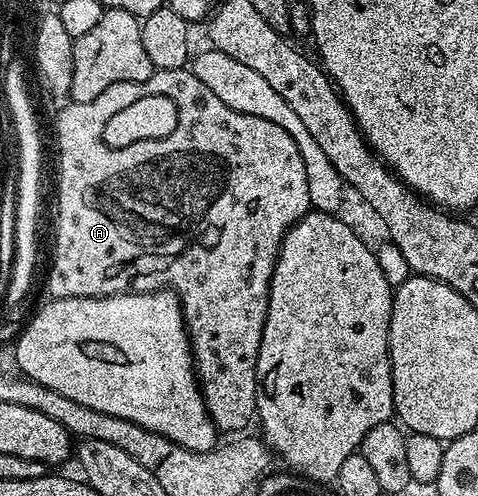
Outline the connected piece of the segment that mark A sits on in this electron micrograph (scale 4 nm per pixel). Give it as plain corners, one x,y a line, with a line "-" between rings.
178,67
178,68
177,68
177,69
173,69
173,70
172,70
172,71
160,71
160,70
156,70
156,71
155,71
155,72
154,72
154,73
153,73
153,74
151,74
151,76
150,76
150,77
148,77
148,78
147,78
147,79
146,79
146,80
145,80
145,81
121,81
121,82
120,82
120,83
118,83
118,84
117,84
117,85
109,85
109,89
105,89
105,93
101,93
101,94
100,94
100,95
99,95
99,96
97,96
97,97
93,97
93,101
85,101
85,102
84,102
84,103
73,103
73,102
68,102
68,103
67,103
67,104
66,104
66,106
67,106
67,107
63,107
63,108
61,108
61,109
60,109
60,111
59,111
59,116
57,116
57,117
56,117
56,119
55,119
55,143
56,143
56,145
57,145
57,146
59,146
59,216
57,216
57,217
56,217
56,219
55,219
55,256
53,256
53,257
52,257
52,259
51,259
51,272
49,272
49,273
48,273
48,275
47,275
47,291
48,291
48,293
49,293
49,294
48,294
48,296
50,296
50,298
51,298
51,299
92,299
92,298
93,298
93,297
101,297
101,296
103,296
103,295
122,295
122,294
124,294
124,293
138,293
138,292
141,292
141,291
161,291
161,290
164,290
164,289
170,289
170,290
172,290
172,291
174,291
174,292
175,292
175,294
176,294
176,295
178,295
178,297
179,297
179,307
180,307
180,308
181,308
181,310
182,310
182,311
183,311
183,326
184,326
184,327
186,327
186,328
187,328
187,337
188,337
188,339
190,339
190,340
191,340
191,355
192,355
192,357
193,357
193,358
195,358
195,374
196,374
196,375
198,375
198,376
199,376
199,385
200,385
200,387
202,387
202,388
203,388
203,399
204,399
204,400
205,400
205,401
206,401
206,403
207,403
207,411
208,411
208,412
210,412
210,414
211,414
211,417
212,417
212,419
214,419
214,420
215,420
215,426
216,426
216,428
218,428
218,430
219,430
219,431
220,431
220,432
223,432
223,431
235,431
235,432
231,432
231,433
243,433
243,432
246,432
246,431
247,431
247,430
248,430
248,428
250,428
250,427
247,427
247,426
249,426
249,425
250,425
250,423
251,423
251,419
252,419
252,423
253,423
253,420
254,420
254,419
255,419
255,418
256,418
256,415
257,415
257,412
256,412
256,410
255,410
255,406
256,406
256,405
257,405
257,397
258,397
258,396
259,396
259,392
260,392
260,390
259,390
259,379
258,379
258,378
257,378
257,377
256,377
256,376
255,376
255,374
256,374
256,373
257,373
257,357
258,357
258,356
259,356
259,350
260,350
260,349
261,349
261,337
262,337
262,336
263,336
263,330
264,330
264,329
265,329
265,317
266,317
266,316
267,316
267,310
268,310
268,309
269,309
269,297
270,297
270,296
271,296
271,278
272,278
272,277
273,277
273,273
274,273
274,272
275,272
275,266
276,266
276,265
277,265
277,261
278,261
278,260
279,260
279,250
280,250
280,249
281,249
281,245
282,245
282,244
283,244
283,238
284,238
284,237
285,237
285,233
286,233
286,232
287,232
287,230
288,230
288,229
290,229
290,227
292,227
292,226
293,226
293,225
294,225
294,224
295,224
295,223
298,223
298,222
299,222
299,220
300,220
300,219
302,219
302,218
303,218
303,216
304,216
304,215
306,215
306,214
307,214
307,212
308,212
308,211
310,211
310,210
312,210
312,205
311,205
311,202
310,202
310,201
309,201
309,177
305,177
305,161
304,161
304,160
303,160
303,158
302,158
302,157
301,157
301,149
297,149
297,141
293,141
293,137
289,137
289,133
285,133
285,129
281,129
281,125
273,125
273,121
265,121
265,117
257,117
257,116
256,116
256,115
250,115
250,114
249,114
249,113
241,113
241,112
240,112
240,111
238,111
238,110
237,110
237,109
229,109
229,105
225,105
225,101
221,101
221,97
217,97
217,93
213,93
213,89
209,89
209,85
205,85
205,84
204,84
204,83
203,83
203,82
201,82
201,81
200,81
200,79
198,79
198,77
196,77
196,75
195,75
195,72
194,72
194,70
191,70
191,69
184,69
184,68
182,68
182,67

